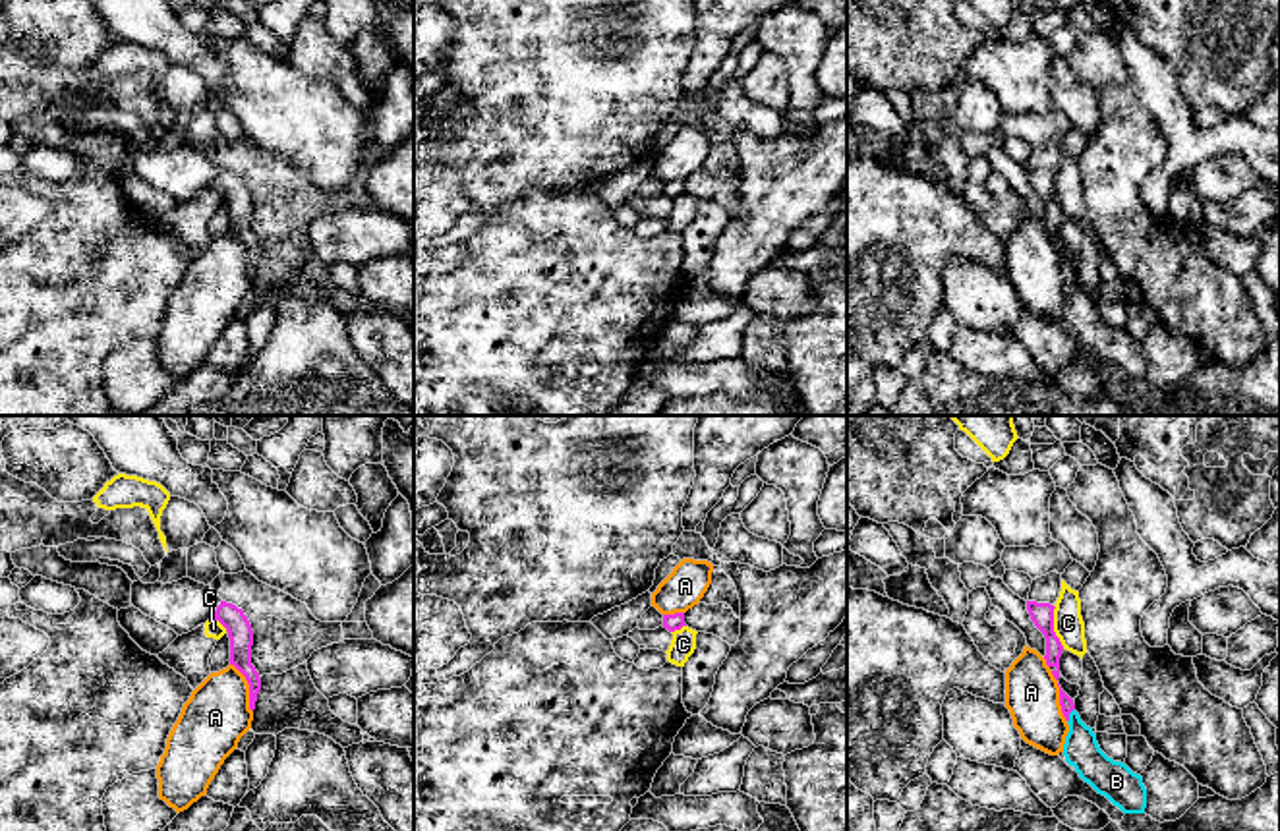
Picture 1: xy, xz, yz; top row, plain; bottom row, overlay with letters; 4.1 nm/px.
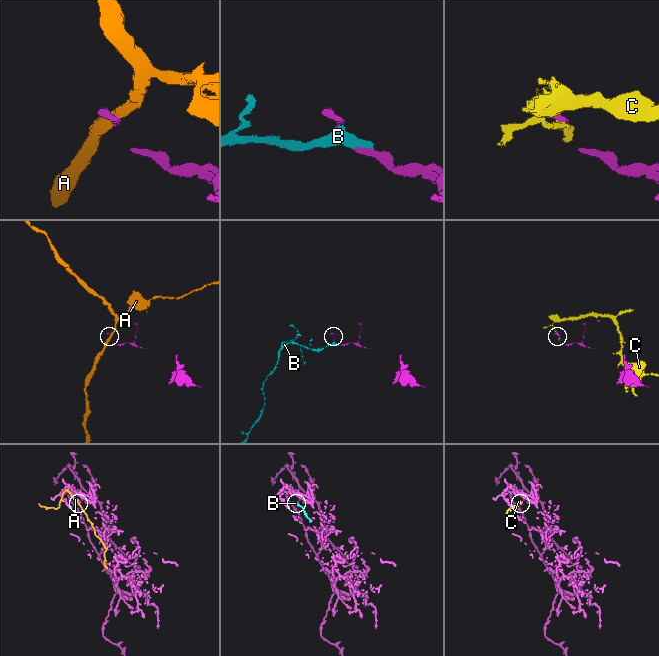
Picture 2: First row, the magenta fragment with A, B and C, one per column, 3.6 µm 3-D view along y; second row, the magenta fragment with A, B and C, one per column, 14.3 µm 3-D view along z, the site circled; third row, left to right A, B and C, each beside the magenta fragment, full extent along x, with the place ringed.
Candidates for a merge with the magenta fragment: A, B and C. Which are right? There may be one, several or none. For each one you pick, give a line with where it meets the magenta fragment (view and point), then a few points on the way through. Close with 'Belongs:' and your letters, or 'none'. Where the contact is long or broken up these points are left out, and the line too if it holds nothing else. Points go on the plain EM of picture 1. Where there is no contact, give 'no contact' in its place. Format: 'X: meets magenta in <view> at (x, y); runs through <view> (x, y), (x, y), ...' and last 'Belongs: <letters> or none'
B: meets magenta in yz at (1068, 283)
Belongs: B

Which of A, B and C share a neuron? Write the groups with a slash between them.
A / B / C

